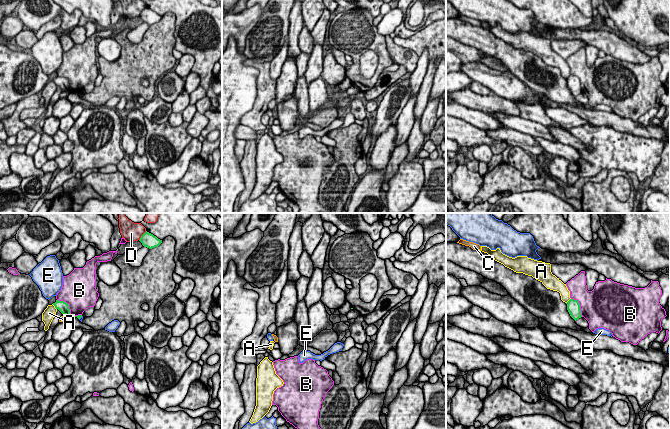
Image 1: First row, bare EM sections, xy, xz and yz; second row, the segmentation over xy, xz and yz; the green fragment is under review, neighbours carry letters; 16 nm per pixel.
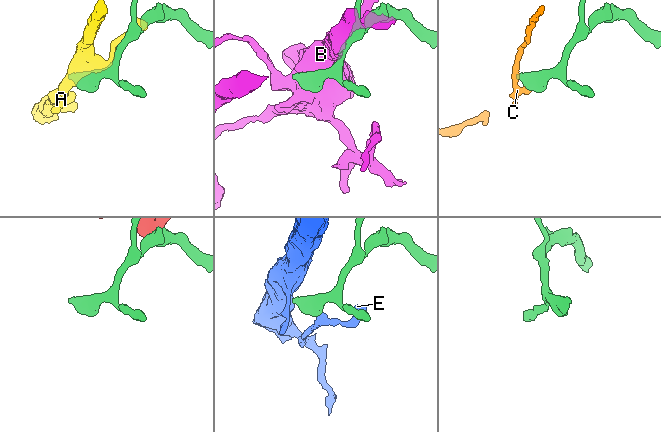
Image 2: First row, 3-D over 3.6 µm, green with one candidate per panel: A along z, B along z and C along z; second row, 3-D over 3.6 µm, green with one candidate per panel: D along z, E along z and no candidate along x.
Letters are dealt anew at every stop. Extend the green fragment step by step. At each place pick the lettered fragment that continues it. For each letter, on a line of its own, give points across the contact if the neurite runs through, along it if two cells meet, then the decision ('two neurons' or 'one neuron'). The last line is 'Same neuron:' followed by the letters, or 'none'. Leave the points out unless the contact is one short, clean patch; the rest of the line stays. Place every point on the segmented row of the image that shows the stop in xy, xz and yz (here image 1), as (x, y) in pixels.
A: two neurons
B: two neurons
C: along xy (63, 314), (68, 316) | two neurons
D: along xy (146, 231), (139, 240) | two neurons
E: along xy (82, 316), (79, 319) | two neurons
Same neuron: none

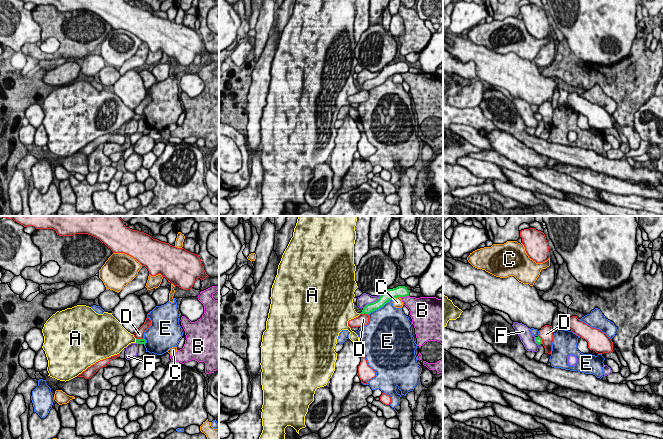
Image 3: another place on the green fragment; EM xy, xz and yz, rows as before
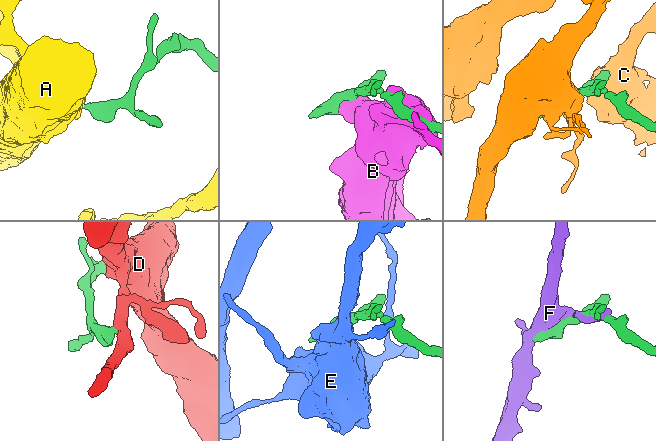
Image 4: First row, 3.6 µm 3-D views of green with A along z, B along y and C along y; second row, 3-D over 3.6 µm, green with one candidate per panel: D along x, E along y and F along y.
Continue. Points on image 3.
A: across xy (139, 341), (136, 341), (130, 338), (121, 338) | one neuron
B: two neurons
C: two neurons
D: along xz (360, 313), (367, 315) | two neurons
E: two neurons
F: two neurons
Same neuron: A

